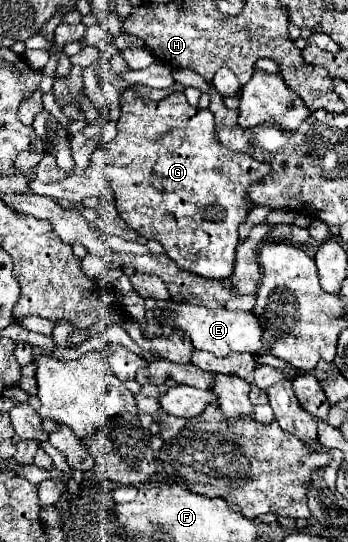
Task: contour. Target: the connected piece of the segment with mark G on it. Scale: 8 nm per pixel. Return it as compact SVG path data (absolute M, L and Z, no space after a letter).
M131 90L123 94L117 138L111 144L117 146L119 164L127 166L127 174L119 174L119 178L123 178L111 182L121 218L147 240L159 242L165 248L165 254L183 270L217 280L231 276L239 242L237 228L251 210L251 200L247 198L249 186L265 180L271 174L271 166L225 148L215 134L211 112L191 108L183 92L173 92L159 102L145 100Z

